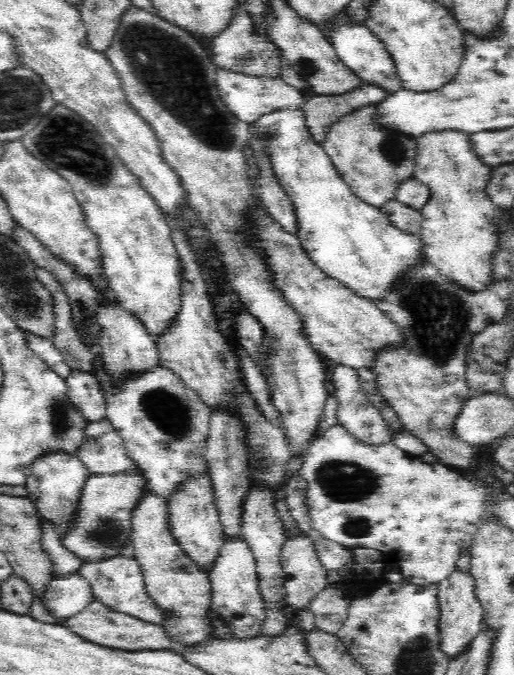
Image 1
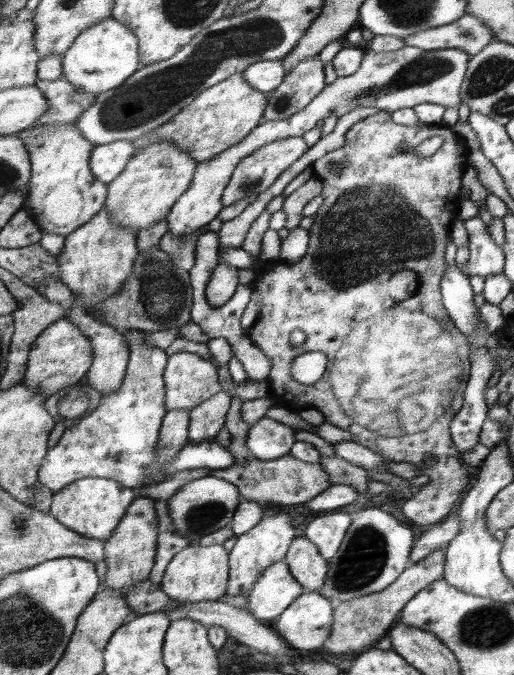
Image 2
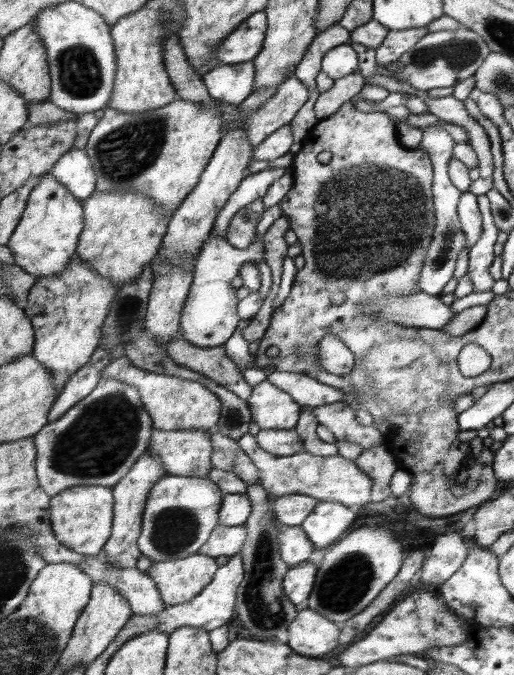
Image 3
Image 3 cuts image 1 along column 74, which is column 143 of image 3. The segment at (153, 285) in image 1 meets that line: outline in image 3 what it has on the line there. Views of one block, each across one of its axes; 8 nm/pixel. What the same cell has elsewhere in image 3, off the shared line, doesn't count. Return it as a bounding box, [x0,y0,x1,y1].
[85,99,224,212]

